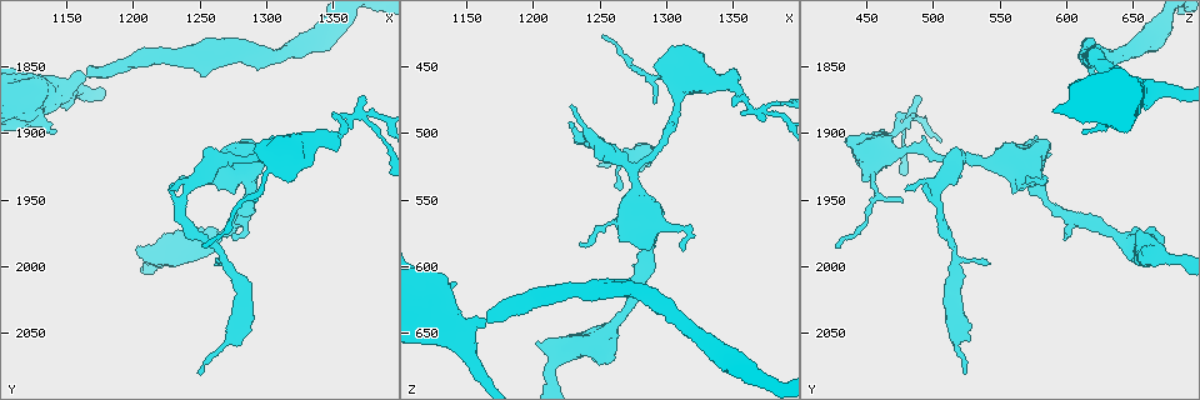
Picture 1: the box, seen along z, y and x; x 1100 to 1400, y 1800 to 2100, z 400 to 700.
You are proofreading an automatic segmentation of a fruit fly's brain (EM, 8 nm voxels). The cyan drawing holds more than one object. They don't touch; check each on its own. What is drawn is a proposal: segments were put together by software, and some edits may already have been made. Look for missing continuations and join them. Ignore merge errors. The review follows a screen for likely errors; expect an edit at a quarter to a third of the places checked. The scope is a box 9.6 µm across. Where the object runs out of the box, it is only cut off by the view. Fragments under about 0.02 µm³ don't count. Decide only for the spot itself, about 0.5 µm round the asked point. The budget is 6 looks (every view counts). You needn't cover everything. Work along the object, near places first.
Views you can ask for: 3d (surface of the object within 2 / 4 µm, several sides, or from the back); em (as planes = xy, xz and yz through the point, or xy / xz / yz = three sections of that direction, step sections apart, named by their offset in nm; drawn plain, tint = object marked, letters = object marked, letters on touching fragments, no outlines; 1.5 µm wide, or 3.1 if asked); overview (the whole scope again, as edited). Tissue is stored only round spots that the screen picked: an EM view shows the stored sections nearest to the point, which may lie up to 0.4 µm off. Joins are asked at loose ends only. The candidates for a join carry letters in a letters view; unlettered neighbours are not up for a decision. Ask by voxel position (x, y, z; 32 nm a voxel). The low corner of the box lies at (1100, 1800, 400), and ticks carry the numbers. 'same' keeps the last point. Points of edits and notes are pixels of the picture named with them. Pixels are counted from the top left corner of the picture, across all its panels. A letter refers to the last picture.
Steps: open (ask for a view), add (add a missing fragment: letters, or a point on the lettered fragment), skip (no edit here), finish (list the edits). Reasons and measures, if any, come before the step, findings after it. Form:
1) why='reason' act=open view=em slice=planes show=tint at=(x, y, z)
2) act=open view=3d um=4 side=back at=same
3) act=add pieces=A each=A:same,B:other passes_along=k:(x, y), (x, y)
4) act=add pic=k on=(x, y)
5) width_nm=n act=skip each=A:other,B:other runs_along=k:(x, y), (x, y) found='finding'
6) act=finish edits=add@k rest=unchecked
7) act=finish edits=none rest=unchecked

why='free end' act=open view=em slice=xz step=4 show=letters at=(1144, 1900, 614)

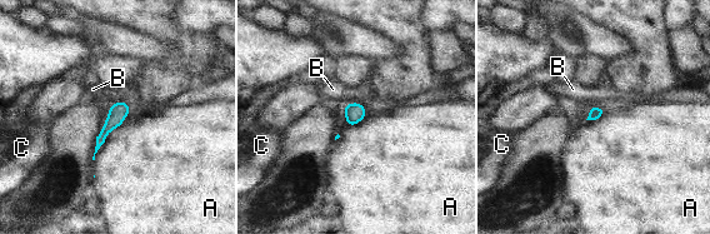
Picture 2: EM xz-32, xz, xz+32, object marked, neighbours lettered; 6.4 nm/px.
act=open view=em slice=planes show=letters at=same

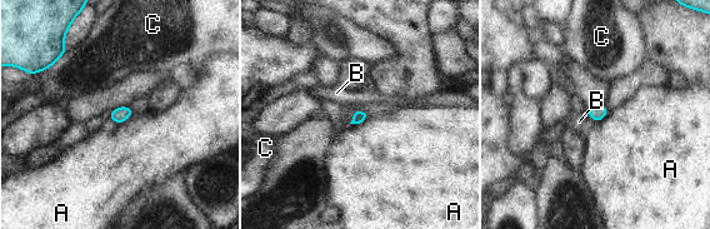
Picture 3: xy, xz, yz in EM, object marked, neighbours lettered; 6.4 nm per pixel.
act=skip each=A:other,B:other,C:other border=3:(366, 115), (361, 122), (350, 124) found='no lettered fragment goes on from it'

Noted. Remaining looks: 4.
why='tapers out' act=open view=em um=3.1 slice=planes show=tint at=(1266, 1998, 540)

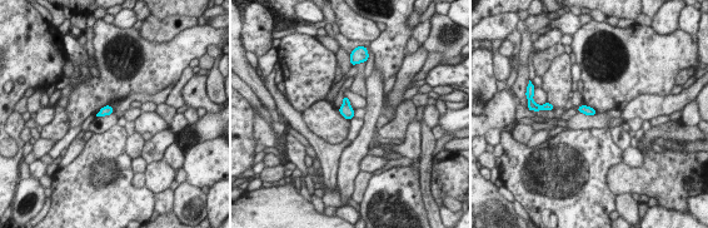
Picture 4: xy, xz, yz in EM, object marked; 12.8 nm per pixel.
act=open view=em um=3.1 slice=planes show=letters at=same

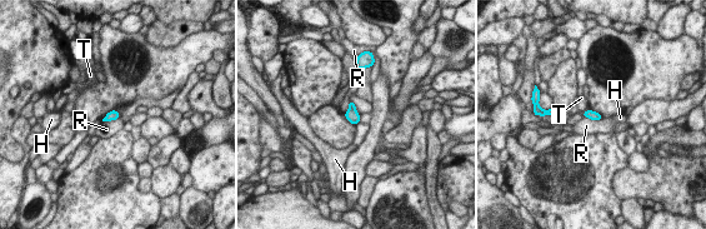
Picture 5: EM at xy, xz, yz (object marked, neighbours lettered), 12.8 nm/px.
width_nm=120 act=skip each=H:other,R:other,T:other border=5:(584, 117), (591, 120), (602, 118) found='no lettered fragment goes on from it'

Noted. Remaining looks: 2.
why='thin end' act=open view=em slice=planes show=letters at=(1254, 1986, 428)

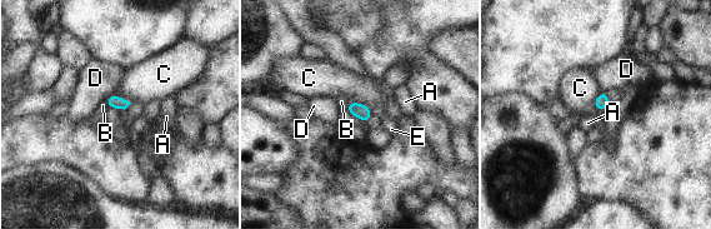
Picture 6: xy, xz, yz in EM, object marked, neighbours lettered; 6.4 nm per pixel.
act=skip each=A:other,B:other,C:other,D:other,E:other border=6:(113, 93), (131, 103) found='none of them fits'

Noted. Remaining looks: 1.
act=finish edits=none rest=unchecked

